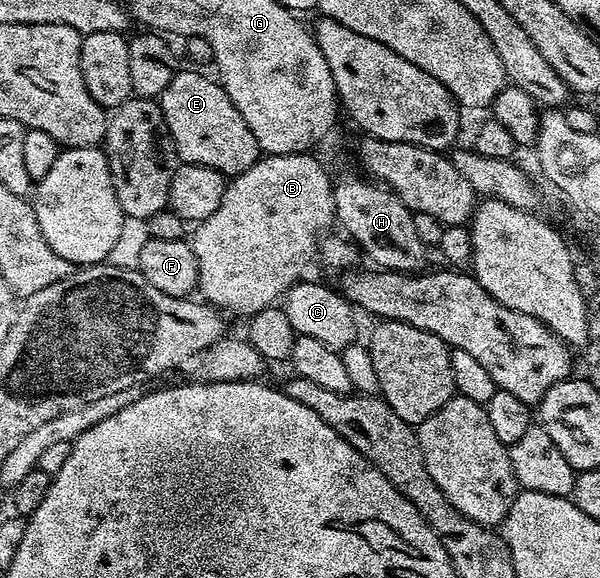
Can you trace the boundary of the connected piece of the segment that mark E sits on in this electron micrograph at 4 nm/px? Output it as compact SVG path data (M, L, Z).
M181 68L174 79L170 79L170 87L158 98L177 158L185 165L210 167L228 179L245 173L262 156L258 140L219 80L211 77L211 81L204 74L207 72L187 68Z

